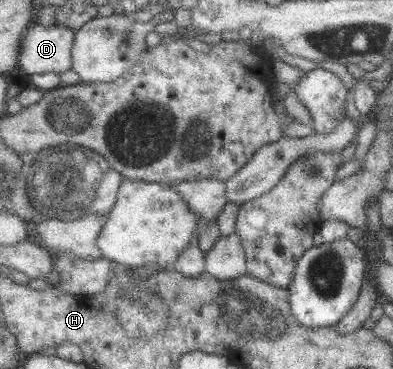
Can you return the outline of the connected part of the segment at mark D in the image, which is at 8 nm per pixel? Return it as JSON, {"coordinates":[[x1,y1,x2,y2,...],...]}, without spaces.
{"coordinates":[[34,22,22,35,18,65,26,74,63,73,71,70,71,46,75,29,61,26,59,23,51,27,43,27]]}

